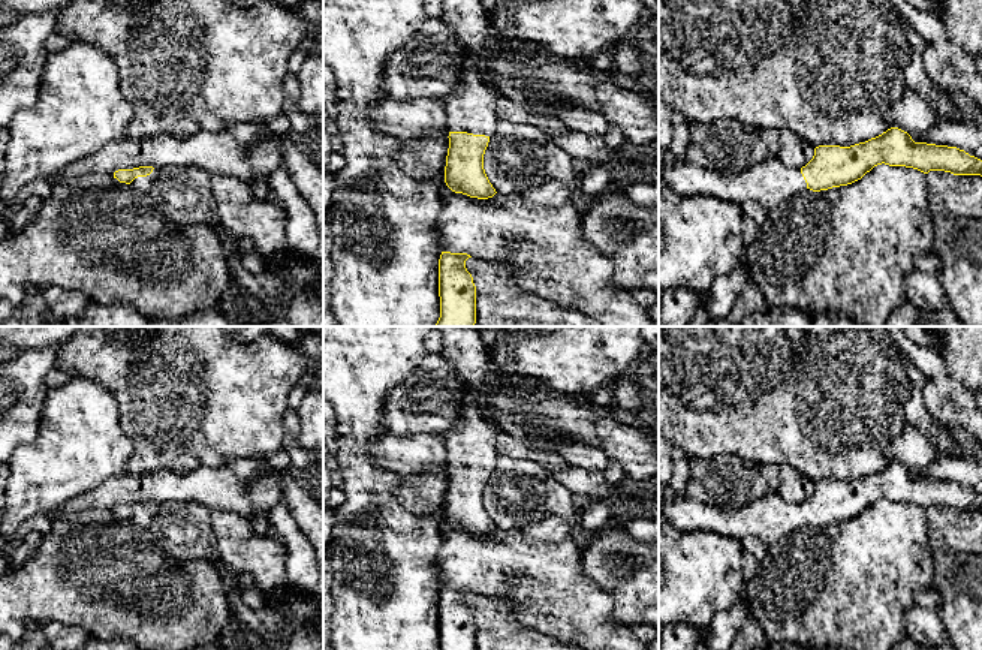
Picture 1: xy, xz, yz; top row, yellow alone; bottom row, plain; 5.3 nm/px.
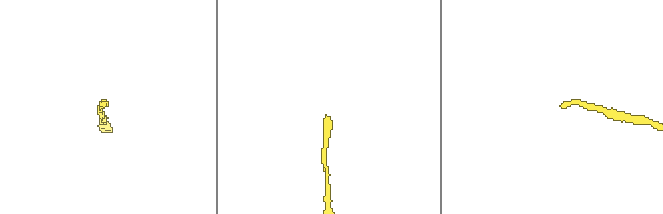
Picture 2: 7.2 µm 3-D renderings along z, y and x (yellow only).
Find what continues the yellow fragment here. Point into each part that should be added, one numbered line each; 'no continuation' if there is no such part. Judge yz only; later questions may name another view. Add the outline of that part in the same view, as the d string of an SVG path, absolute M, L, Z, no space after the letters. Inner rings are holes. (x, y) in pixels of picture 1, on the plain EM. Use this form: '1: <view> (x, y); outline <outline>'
1: yz (771, 518); outline M777 491L741 508L716 508L689 496L671 496L659 506L659 517L680 532L705 530L736 541L754 536L766 545L807 524L801 505L783 499Z

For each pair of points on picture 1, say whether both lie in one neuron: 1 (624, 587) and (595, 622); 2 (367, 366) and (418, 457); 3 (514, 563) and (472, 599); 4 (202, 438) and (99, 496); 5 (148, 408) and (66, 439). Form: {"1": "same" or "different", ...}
{"1": "different", "2": "different", "3": "different", "4": "different", "5": "different"}

